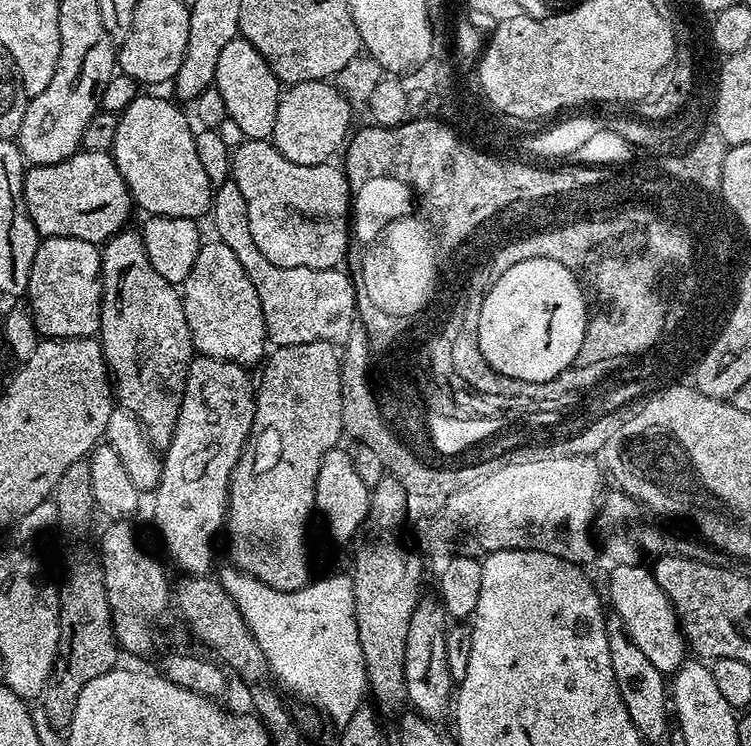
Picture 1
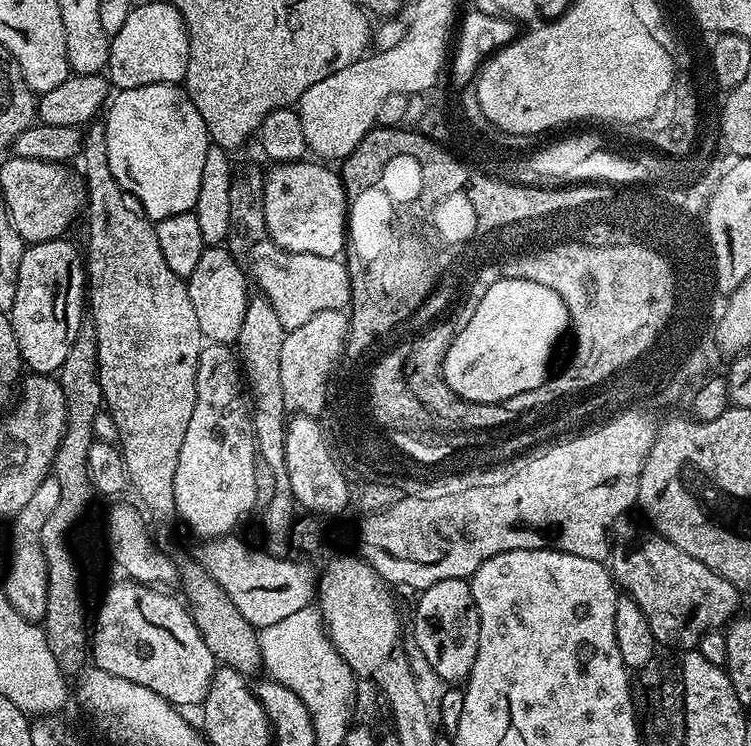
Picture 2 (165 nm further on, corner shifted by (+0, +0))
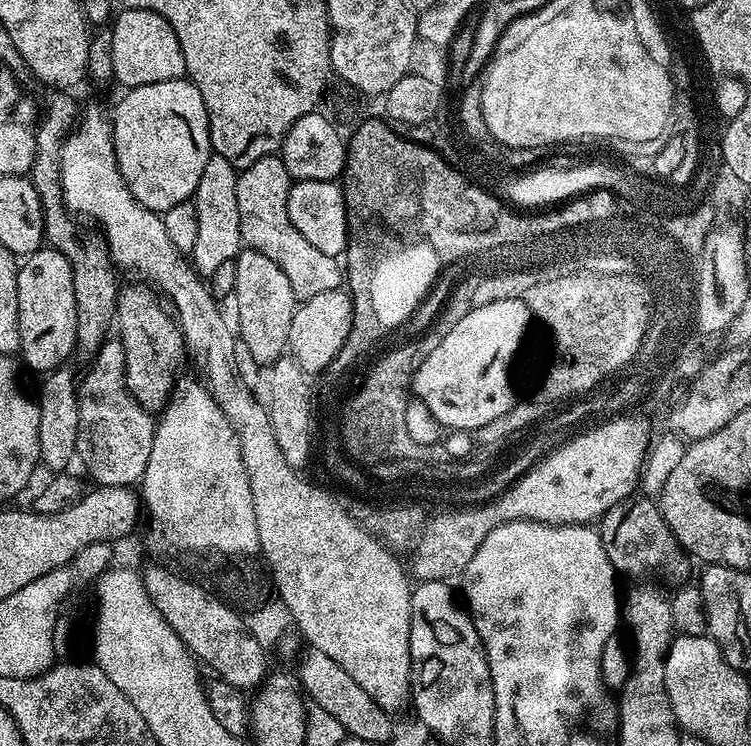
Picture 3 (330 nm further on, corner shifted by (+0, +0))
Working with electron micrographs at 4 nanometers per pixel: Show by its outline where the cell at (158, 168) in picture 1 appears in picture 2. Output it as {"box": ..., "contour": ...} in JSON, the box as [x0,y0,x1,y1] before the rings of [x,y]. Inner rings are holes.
{"box":[102,84,210,222],"contour":[[[151,84],[150,86],[126,88],[117,91],[115,95],[111,97],[110,103],[106,108],[106,113],[107,112],[108,117],[103,117],[102,123],[104,133],[106,134],[106,158],[110,158],[110,170],[114,173],[114,178],[118,178],[120,185],[122,185],[131,196],[138,198],[144,215],[147,216],[149,220],[155,222],[162,218],[170,218],[174,214],[193,211],[198,202],[198,186],[202,186],[202,166],[206,162],[206,154],[210,147],[210,141],[208,131],[206,130],[206,122],[202,122],[202,114],[198,114],[194,102],[188,97],[183,87],[174,84]]]}

